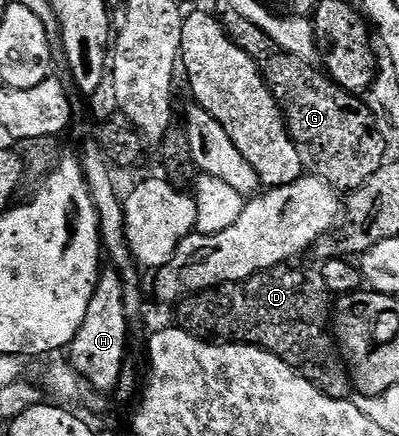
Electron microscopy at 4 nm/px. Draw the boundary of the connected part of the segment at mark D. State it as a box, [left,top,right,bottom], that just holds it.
[175,265,354,400]

